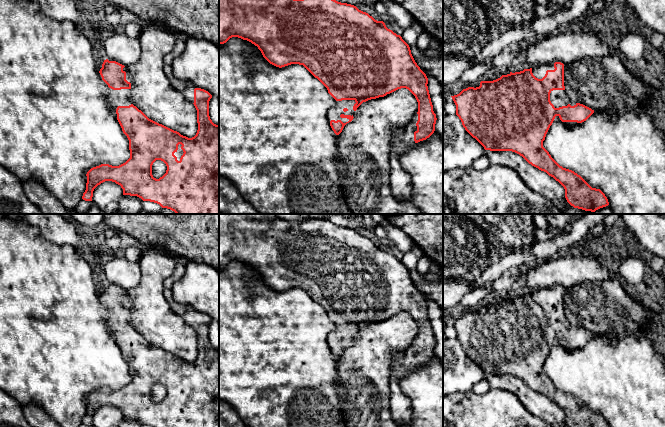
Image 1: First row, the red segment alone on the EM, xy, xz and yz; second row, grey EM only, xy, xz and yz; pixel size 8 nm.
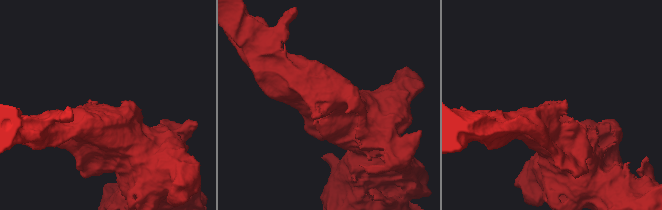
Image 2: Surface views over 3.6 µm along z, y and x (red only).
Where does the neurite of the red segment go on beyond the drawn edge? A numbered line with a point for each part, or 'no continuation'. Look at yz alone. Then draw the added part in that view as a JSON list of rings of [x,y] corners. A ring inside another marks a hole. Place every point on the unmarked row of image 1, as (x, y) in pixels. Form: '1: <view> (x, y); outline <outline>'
1: yz (559, 322); outline [[[553,314],[550,317],[550,325],[554,329],[555,332],[559,332],[562,330],[567,330],[570,328],[571,330],[576,329],[576,326],[571,325],[565,314]]]

